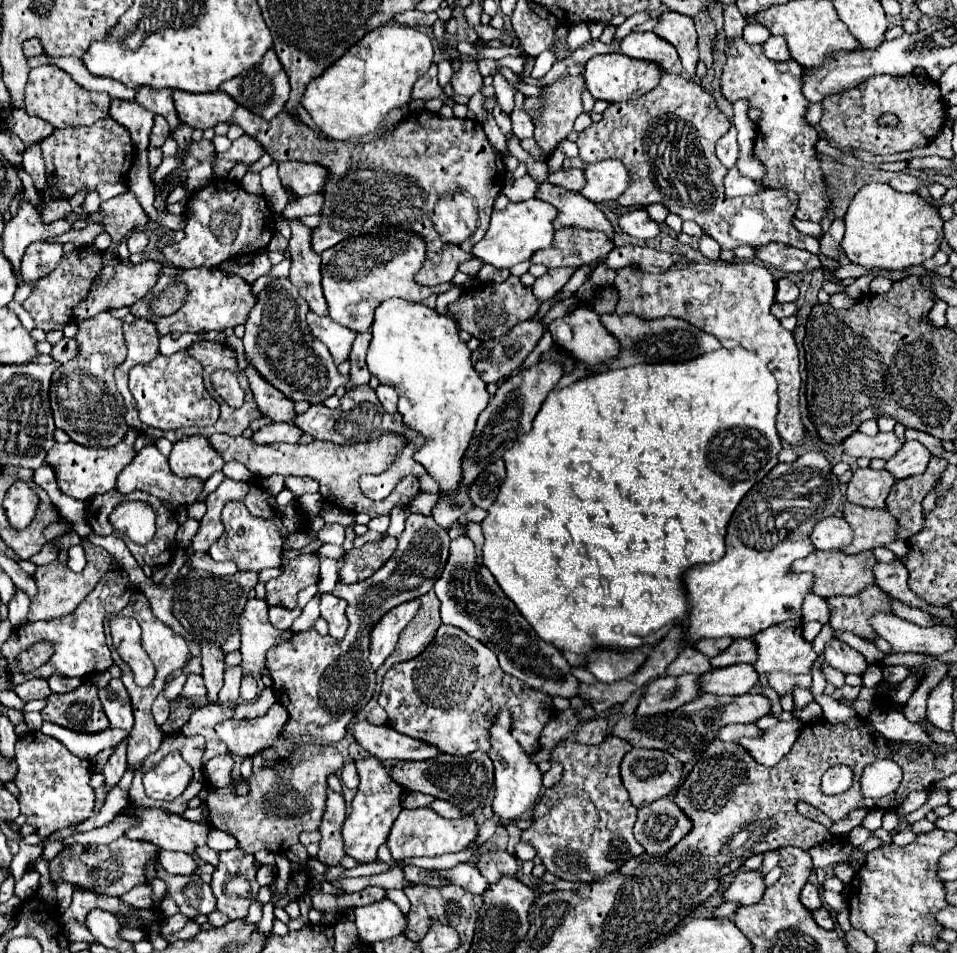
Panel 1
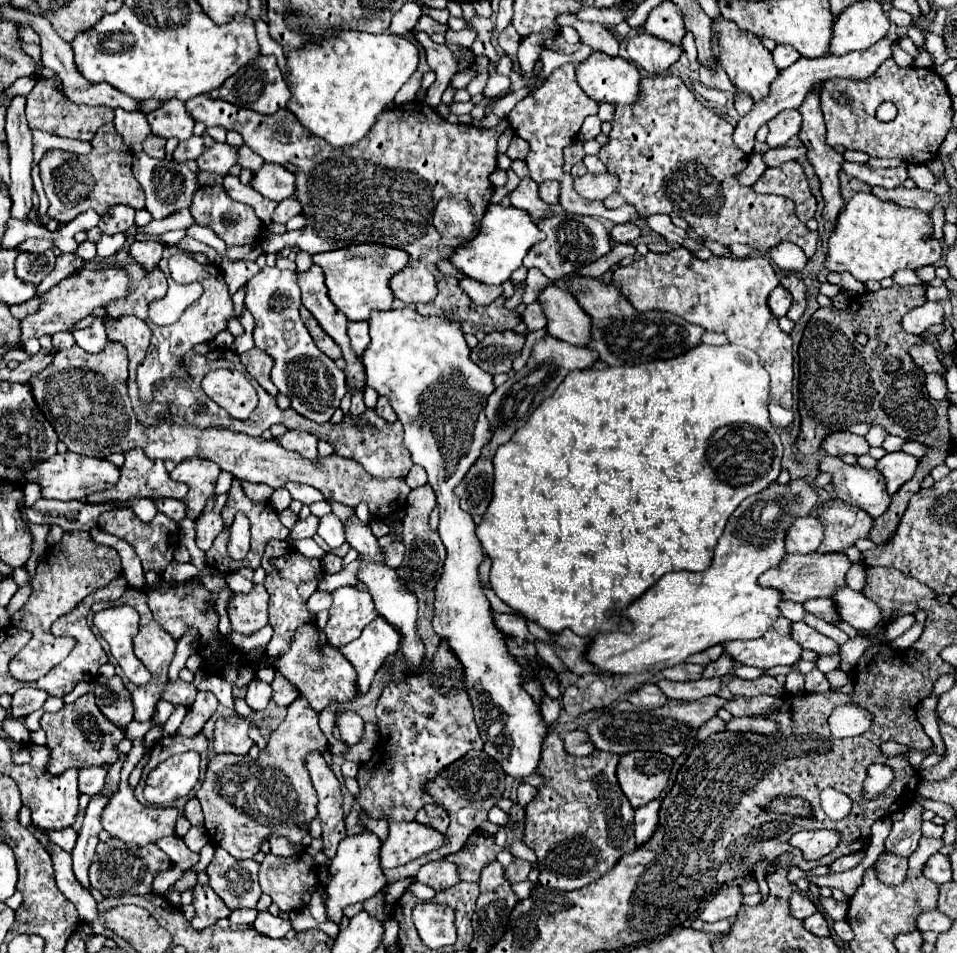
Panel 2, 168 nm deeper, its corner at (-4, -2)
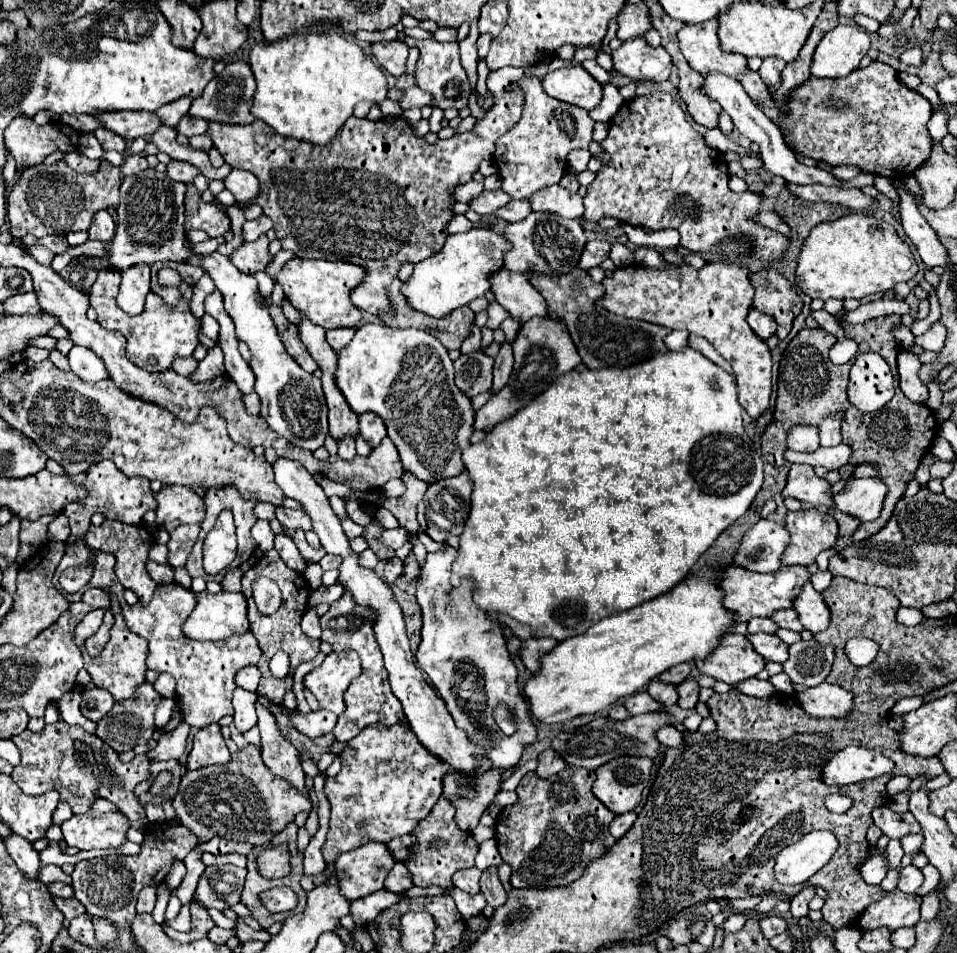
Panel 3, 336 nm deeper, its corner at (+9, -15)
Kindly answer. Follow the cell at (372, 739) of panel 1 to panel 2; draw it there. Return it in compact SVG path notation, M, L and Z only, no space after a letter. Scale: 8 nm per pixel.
M340 710L338 716L336 716L336 726L340 730L340 738L346 742L346 744L358 744L360 738L362 738L362 728L364 728L364 720L352 712L352 710Z

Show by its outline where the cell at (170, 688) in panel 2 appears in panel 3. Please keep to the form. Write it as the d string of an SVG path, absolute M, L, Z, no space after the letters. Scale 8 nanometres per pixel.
M143 683L137 689L133 699L127 699L123 703L115 703L113 709L97 723L97 737L101 737L117 753L131 751L135 745L147 745L147 741L151 739L151 731L155 729L153 715L155 715L155 709L159 703L161 703L161 695L153 689L151 683Z

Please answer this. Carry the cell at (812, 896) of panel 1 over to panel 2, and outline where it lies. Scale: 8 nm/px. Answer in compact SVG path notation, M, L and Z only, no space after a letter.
M794 892L790 898L790 914L798 920L804 920L808 916L812 916L816 912L816 906L812 904L812 900L802 894L802 892Z

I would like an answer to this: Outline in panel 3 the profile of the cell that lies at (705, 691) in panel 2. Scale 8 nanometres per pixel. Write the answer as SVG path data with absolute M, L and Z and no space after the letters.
M639 691L639 693L631 695L631 697L627 697L623 705L627 707L627 711L631 715L639 715L639 713L649 713L649 711L663 709L663 703L651 699L651 695L647 695L647 691Z

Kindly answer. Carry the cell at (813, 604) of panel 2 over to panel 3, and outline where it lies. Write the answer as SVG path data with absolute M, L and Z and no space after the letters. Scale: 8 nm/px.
M781 609L777 611L773 617L771 617L779 627L785 627L785 629L791 629L791 631L797 631L801 633L805 627L799 623L799 617L795 615L795 609Z

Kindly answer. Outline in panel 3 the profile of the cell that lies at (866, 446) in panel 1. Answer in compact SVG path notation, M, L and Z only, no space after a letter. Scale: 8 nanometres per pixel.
M793 427L787 437L787 447L799 453L813 453L819 449L817 427Z

